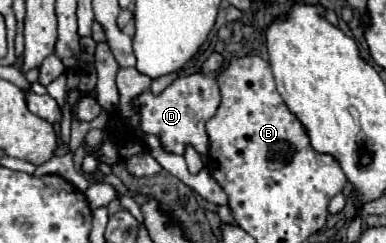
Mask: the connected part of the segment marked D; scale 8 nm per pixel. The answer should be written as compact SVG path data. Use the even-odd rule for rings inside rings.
M193 72L171 82L161 94L143 92L131 100L131 106L139 112L141 132L155 134L163 148L171 154L183 154L187 144L193 144L199 154L207 154L209 138L205 132L205 122L217 112L221 102L219 86L215 78L203 76L203 72Z

